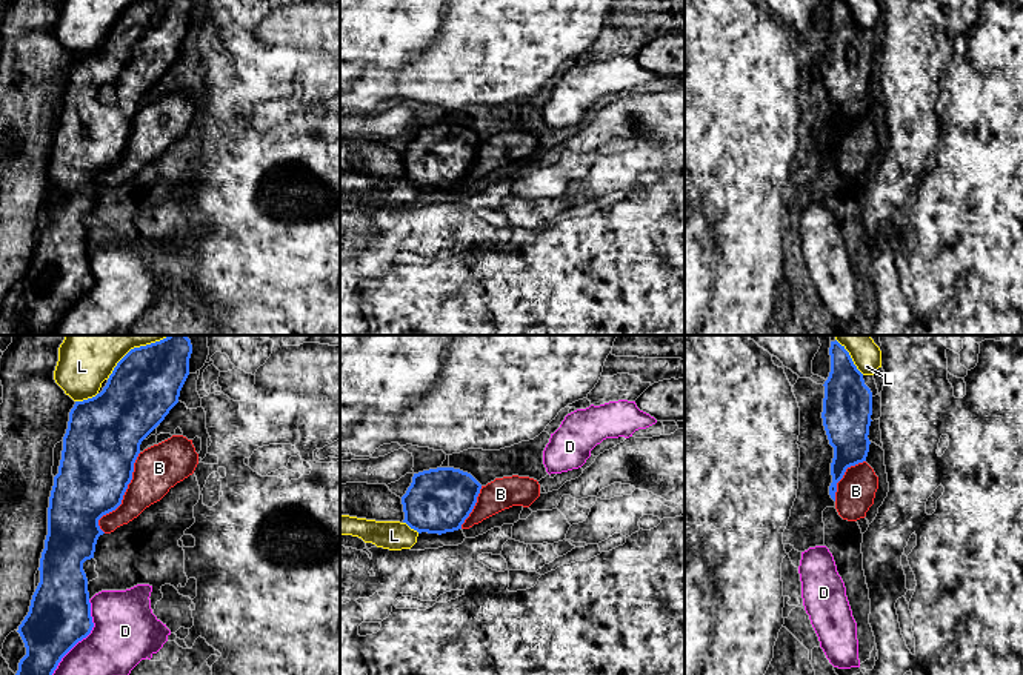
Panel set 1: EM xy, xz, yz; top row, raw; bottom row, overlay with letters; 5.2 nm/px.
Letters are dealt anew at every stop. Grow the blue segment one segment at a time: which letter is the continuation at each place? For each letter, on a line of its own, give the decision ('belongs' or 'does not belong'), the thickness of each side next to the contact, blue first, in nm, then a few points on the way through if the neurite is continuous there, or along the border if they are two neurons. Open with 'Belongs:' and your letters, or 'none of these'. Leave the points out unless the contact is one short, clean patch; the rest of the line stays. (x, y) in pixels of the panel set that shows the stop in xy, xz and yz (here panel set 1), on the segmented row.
Belongs: none of these
B: does not belong; calibres 380 and 240 nm
D: does not belong; calibres 320 and 340 nm
L: does not belong; calibres 400 and 300 nm

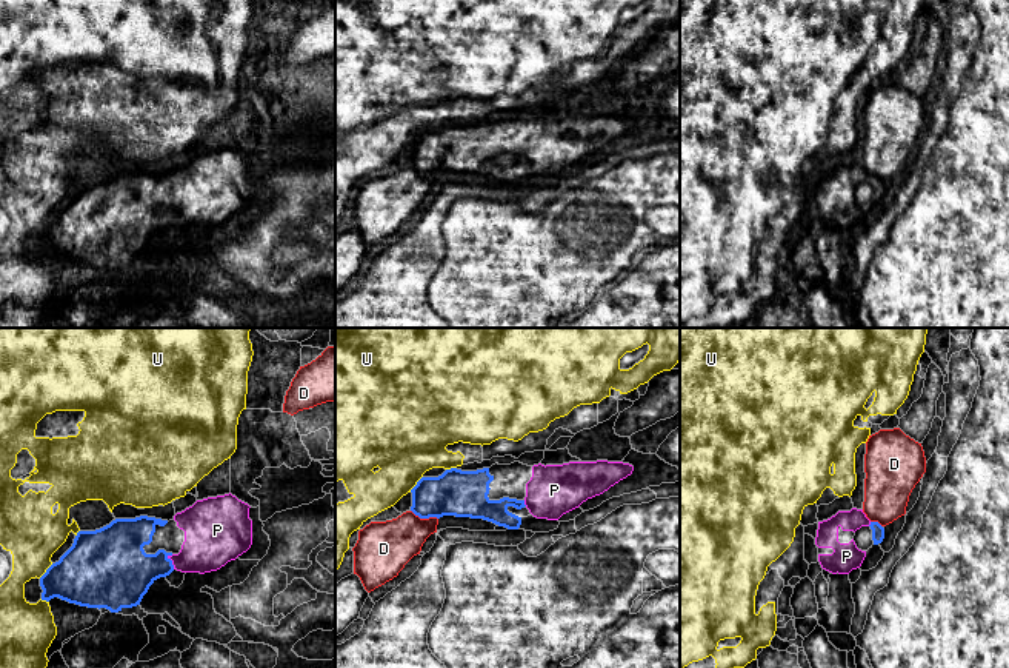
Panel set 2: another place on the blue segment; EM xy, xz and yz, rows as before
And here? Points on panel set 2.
Belongs: P
D: does not belong; calibres 240 and 260 nm
P: belongs; calibres 300 and 280 nm
U: does not belong; calibres 240 and 420 nm

